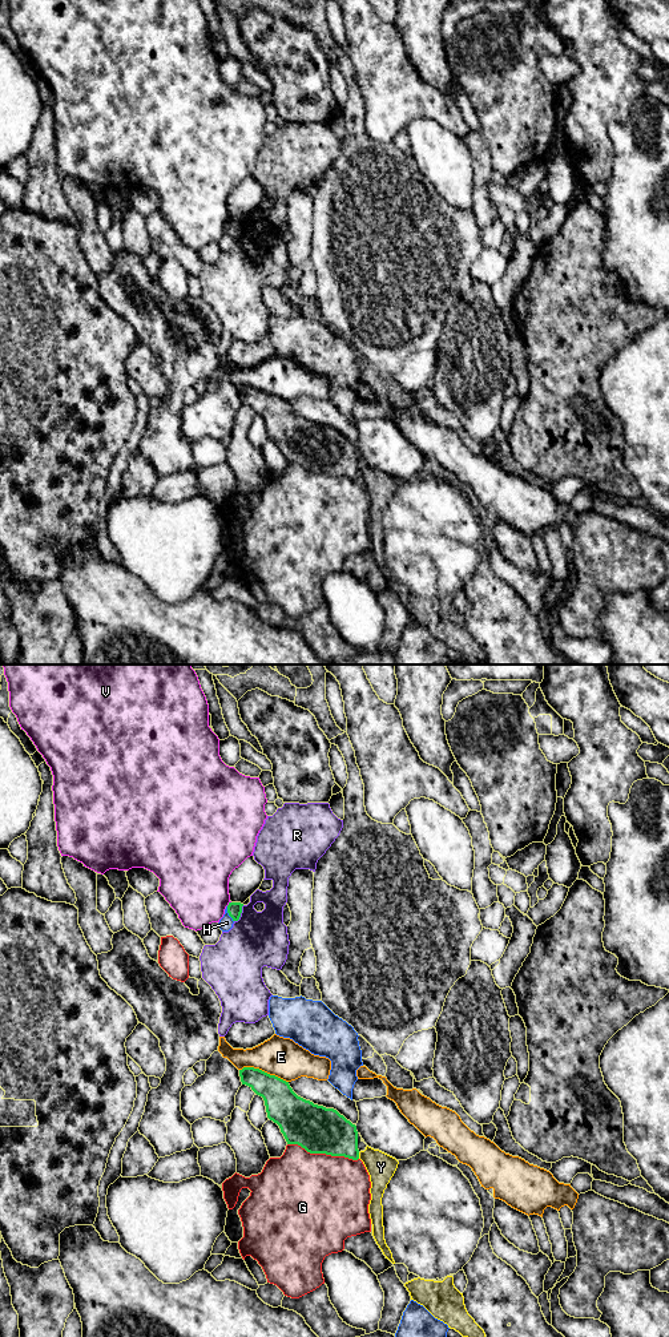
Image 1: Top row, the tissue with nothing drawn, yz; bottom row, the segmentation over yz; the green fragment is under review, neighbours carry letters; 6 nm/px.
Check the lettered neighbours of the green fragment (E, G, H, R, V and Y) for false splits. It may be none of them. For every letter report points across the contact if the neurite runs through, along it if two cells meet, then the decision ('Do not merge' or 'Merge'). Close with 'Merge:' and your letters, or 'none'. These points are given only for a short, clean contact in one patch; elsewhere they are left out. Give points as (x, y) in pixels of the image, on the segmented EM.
E: Do not merge
G: Do not merge
H: Do not merge
R: Do not merge
V: Do not merge
Y: Boundary: yz (358, 1152), (359, 1158). Do not merge
Merge: none

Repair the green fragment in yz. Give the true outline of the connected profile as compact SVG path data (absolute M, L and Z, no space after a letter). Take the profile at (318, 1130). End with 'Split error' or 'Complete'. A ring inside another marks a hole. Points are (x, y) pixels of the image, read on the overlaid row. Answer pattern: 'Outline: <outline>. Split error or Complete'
Outline: M243 1067L239 1070L239 1077L242 1084L249 1086L257 1095L263 1098L267 1118L279 1126L287 1144L298 1144L310 1154L359 1159L356 1126L336 1110L314 1104L298 1096L289 1082L259 1069Z. Complete

